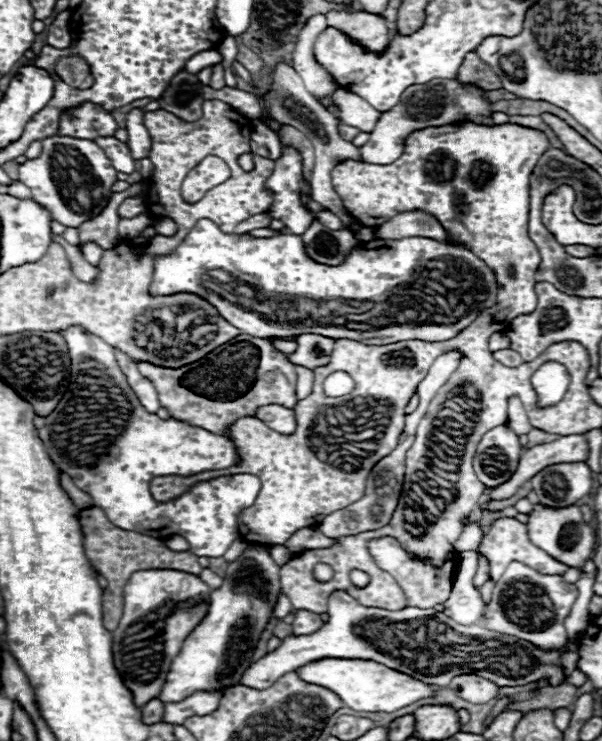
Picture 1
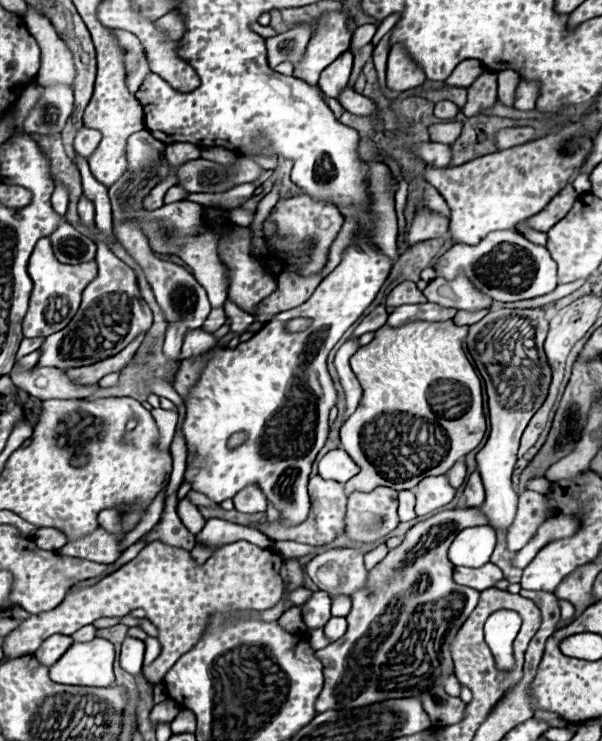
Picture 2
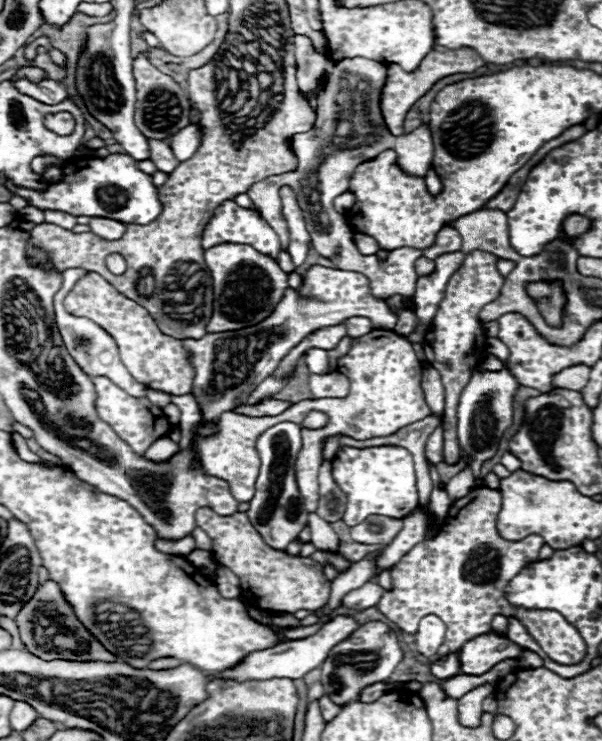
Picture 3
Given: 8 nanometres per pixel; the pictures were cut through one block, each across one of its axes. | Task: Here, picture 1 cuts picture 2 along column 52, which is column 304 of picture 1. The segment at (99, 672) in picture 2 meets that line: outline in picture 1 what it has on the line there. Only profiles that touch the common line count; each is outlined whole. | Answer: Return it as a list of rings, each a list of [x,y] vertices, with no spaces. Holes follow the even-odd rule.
[[[326,658],[320,662],[310,662],[308,666],[300,666],[296,674],[304,682],[332,690],[344,702],[344,706],[358,712],[394,712],[420,698],[428,698],[434,694],[434,686],[424,686],[424,682],[408,678],[408,674],[400,674],[398,670],[388,670],[388,666],[380,666],[378,662],[368,662],[368,660],[356,662],[348,658]]]

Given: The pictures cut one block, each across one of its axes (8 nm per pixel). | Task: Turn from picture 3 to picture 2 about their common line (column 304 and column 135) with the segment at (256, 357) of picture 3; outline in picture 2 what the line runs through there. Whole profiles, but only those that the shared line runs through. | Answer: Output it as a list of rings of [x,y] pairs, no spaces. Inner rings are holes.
[[[98,242],[98,278],[94,278],[94,282],[86,286],[80,310],[70,320],[66,330],[60,330],[58,334],[44,338],[44,344],[40,346],[42,354],[36,366],[54,366],[62,370],[90,366],[94,362],[118,354],[140,332],[146,332],[150,326],[152,326],[152,312],[140,294],[136,272],[120,258],[116,258],[106,248],[106,244]],[[112,334],[118,334],[120,340],[112,342]]]

